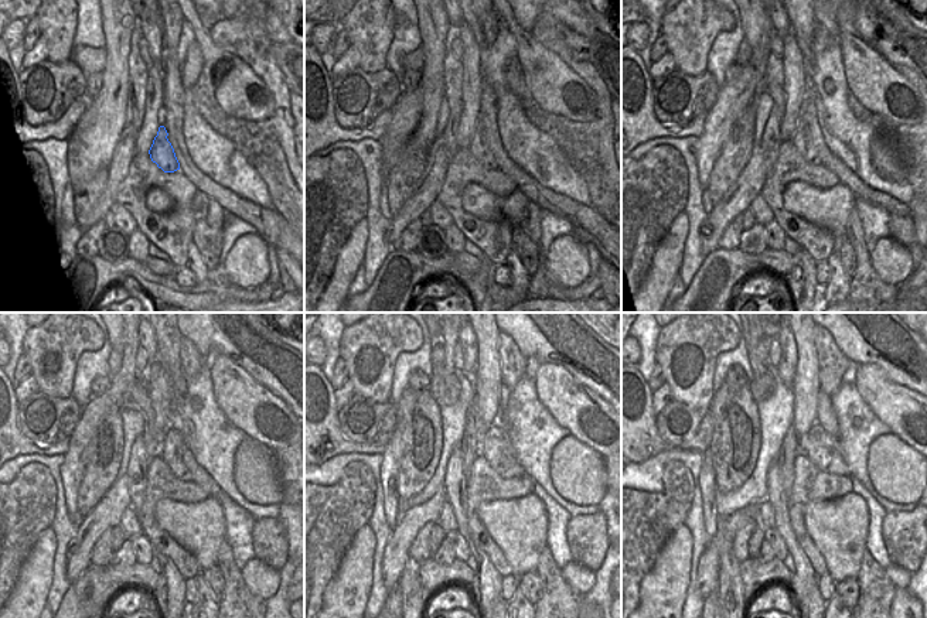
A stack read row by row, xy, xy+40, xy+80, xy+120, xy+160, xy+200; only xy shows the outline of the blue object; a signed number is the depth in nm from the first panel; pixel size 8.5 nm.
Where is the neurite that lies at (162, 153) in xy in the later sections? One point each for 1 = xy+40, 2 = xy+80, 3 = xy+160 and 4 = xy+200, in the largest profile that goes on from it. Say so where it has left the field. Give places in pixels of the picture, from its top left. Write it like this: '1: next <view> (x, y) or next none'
1: next xy+40 (480, 149)
2: next xy+80 (814, 150)
3: next xy+160 (505, 464)
4: next xy+200 (828, 457)

